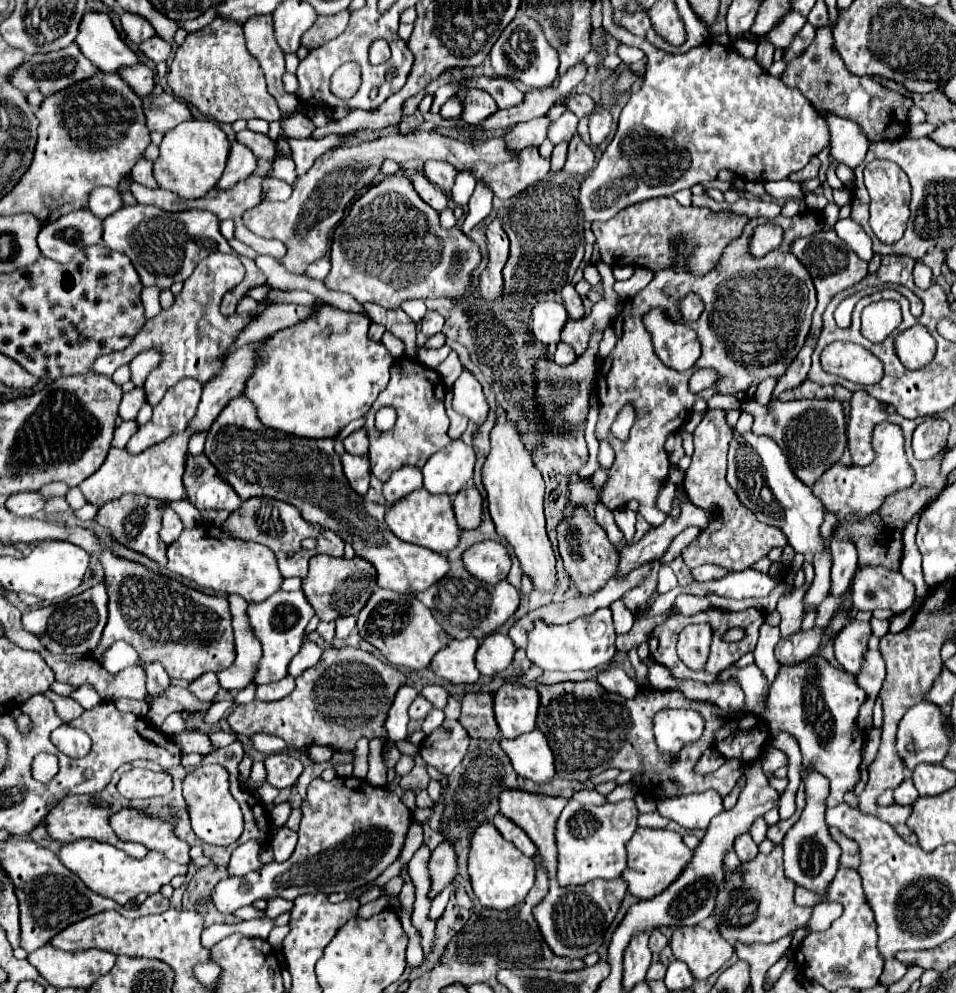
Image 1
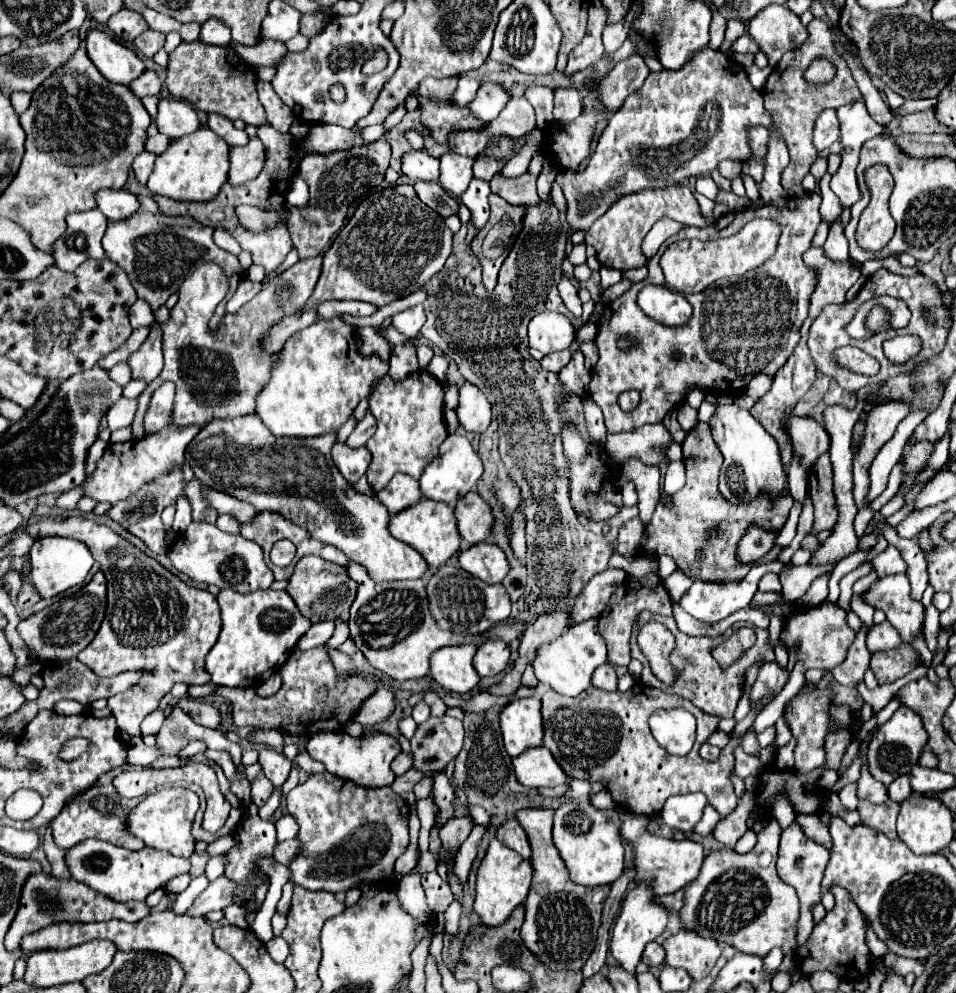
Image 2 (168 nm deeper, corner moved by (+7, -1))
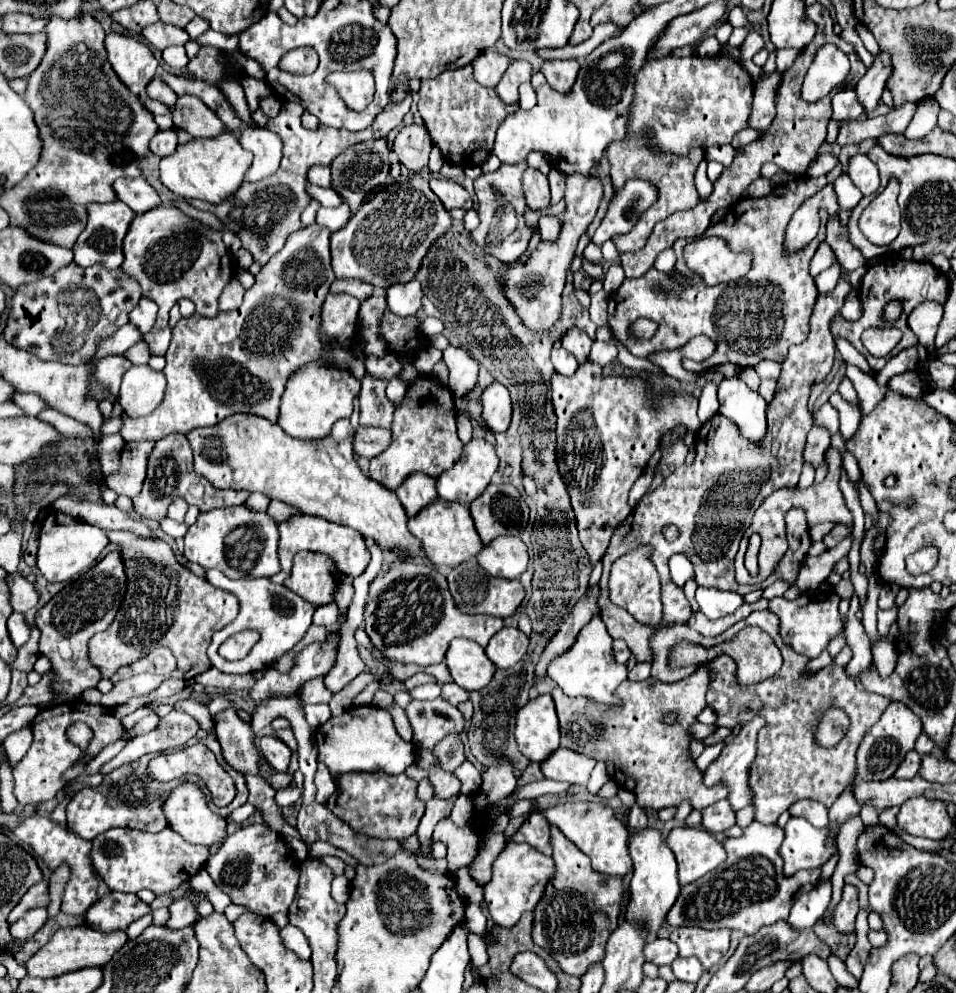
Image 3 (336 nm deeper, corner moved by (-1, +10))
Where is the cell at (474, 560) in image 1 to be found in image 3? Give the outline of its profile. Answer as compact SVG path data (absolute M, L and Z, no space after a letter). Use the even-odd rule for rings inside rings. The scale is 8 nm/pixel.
M499 536L477 554L477 562L491 576L513 580L527 570L529 554L519 536Z

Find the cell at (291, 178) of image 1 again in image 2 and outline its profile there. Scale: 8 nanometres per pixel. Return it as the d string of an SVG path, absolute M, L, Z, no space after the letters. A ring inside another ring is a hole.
M293 175L291 179L291 187L287 191L287 203L289 205L295 205L295 207L303 207L309 199L309 191L307 191L307 183L299 177L299 175Z

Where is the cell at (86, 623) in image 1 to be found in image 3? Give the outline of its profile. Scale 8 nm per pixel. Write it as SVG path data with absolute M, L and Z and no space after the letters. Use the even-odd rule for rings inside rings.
M111 550L101 562L97 562L91 570L81 574L71 584L67 584L37 612L35 624L41 630L39 650L51 660L51 670L55 674L51 682L51 692L55 696L53 704L73 702L81 696L83 690L95 688L101 680L101 672L89 660L87 642L113 622L123 602L125 590L127 576L123 568L123 556L119 550Z

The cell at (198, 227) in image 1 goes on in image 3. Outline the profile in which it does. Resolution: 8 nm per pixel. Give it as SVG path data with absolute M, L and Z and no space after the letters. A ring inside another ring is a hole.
M163 204L149 212L137 214L131 222L123 240L123 270L139 282L143 298L153 300L159 306L155 326L143 336L151 354L165 356L171 340L171 328L167 324L169 310L181 298L189 298L201 316L215 316L219 312L219 292L223 292L235 270L233 256L225 248L221 236L223 232L215 232L209 226L185 216L179 208Z

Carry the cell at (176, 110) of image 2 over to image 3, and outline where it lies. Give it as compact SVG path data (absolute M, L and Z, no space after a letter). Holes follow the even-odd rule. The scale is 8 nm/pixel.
M181 96L175 104L173 114L173 122L179 130L189 132L193 138L215 138L219 134L223 134L227 128L225 124L215 116L215 112L211 112L199 98L195 96ZM183 108L191 108L191 114L185 118L181 112Z

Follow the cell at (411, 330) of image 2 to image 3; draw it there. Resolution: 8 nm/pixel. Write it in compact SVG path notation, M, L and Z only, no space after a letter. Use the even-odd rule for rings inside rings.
M409 280L407 284L391 284L387 288L387 308L397 316L413 316L421 310L421 284Z

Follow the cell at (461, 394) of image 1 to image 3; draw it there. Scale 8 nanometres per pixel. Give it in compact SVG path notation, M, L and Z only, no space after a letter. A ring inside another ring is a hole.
M493 382L483 392L481 406L483 406L483 420L493 432L505 432L509 428L513 406L511 406L509 390L503 384Z

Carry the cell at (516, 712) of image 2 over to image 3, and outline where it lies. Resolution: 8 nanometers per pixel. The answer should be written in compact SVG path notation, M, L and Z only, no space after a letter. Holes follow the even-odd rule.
M543 694L527 702L517 712L515 738L519 744L519 752L531 762L539 764L559 748L561 732L551 694Z

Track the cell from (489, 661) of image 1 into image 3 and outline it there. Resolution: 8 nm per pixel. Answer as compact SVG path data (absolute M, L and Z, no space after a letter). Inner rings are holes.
M505 626L489 640L485 652L497 668L511 668L525 656L527 646L529 638L519 628Z

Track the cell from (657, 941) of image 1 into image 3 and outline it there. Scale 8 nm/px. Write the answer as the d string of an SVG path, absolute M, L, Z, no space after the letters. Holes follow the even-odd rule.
M655 938L647 942L645 958L655 966L671 966L671 962L677 958L677 946L667 938Z

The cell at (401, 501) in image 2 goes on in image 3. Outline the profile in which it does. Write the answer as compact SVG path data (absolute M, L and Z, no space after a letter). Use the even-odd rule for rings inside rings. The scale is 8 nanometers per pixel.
M413 474L409 476L397 490L395 494L399 496L405 512L409 518L417 516L423 508L427 508L435 498L435 478L431 476L423 476L423 474Z

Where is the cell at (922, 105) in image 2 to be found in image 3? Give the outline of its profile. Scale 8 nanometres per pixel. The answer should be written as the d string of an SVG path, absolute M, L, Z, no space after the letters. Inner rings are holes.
M860 23L856 26L856 30L867 50L873 54L873 56L877 56L880 52L880 47L873 34L867 29L866 26Z

